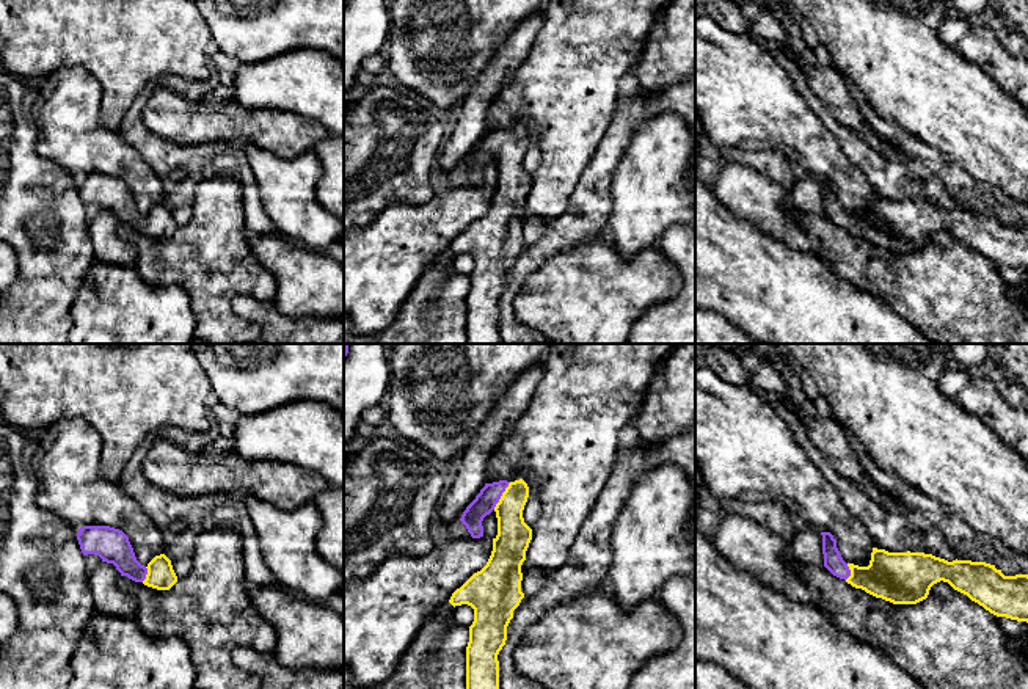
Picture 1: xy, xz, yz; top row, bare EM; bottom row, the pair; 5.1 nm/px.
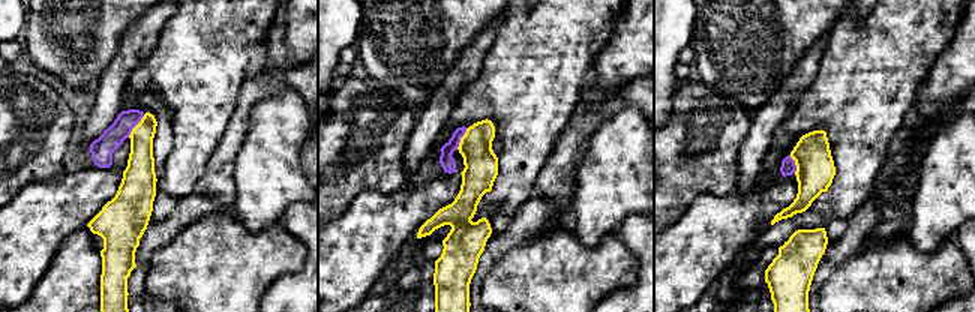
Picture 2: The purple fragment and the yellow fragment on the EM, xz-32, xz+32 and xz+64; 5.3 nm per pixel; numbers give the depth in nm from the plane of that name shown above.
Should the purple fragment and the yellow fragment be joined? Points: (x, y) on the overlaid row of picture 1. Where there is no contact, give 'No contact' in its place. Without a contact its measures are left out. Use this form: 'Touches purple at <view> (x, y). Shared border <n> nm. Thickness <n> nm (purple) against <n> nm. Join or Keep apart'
Touches purple at xz (501, 495). Shared border 170 nm. Thickness 110 nm (purple) against 180 nm. Join

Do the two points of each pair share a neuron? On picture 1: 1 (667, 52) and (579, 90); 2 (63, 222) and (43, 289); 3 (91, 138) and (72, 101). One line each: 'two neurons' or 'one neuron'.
1: two neurons
2: one neuron
3: one neuron

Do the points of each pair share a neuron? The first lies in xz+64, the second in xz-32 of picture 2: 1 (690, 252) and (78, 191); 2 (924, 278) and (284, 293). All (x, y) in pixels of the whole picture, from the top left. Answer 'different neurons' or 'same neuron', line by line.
1: same neuron
2: different neurons

